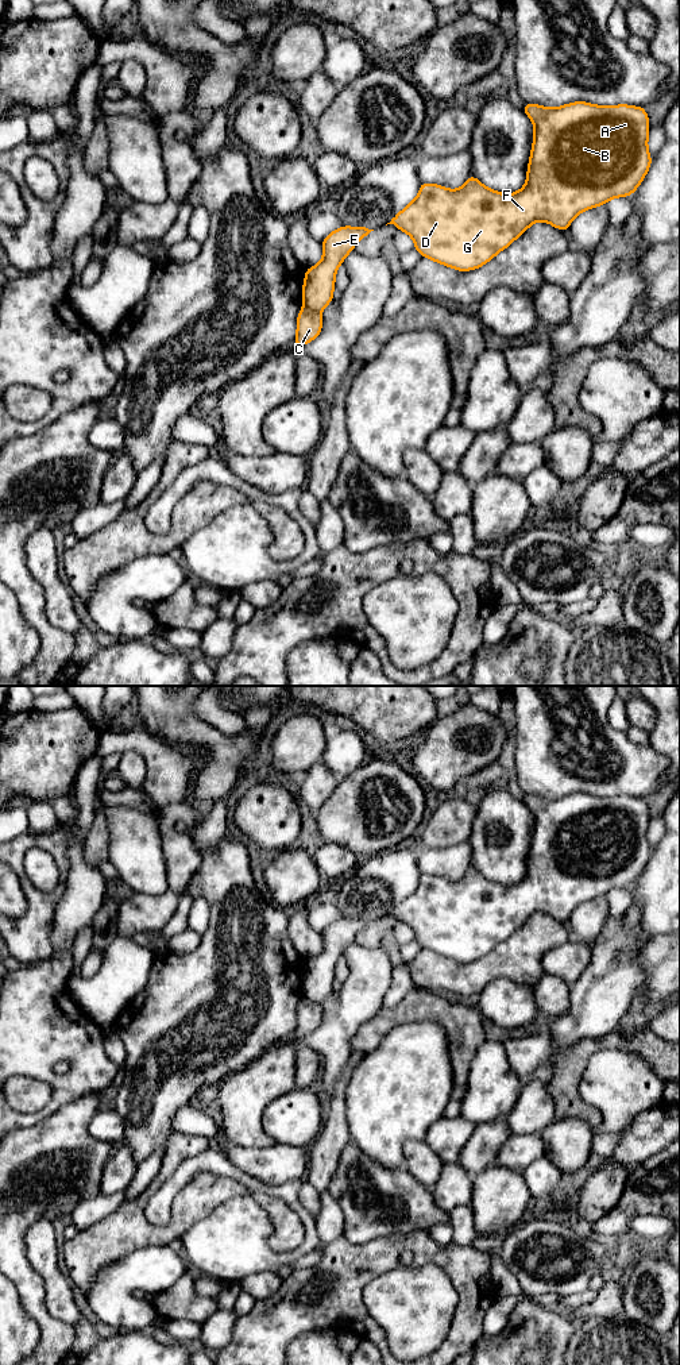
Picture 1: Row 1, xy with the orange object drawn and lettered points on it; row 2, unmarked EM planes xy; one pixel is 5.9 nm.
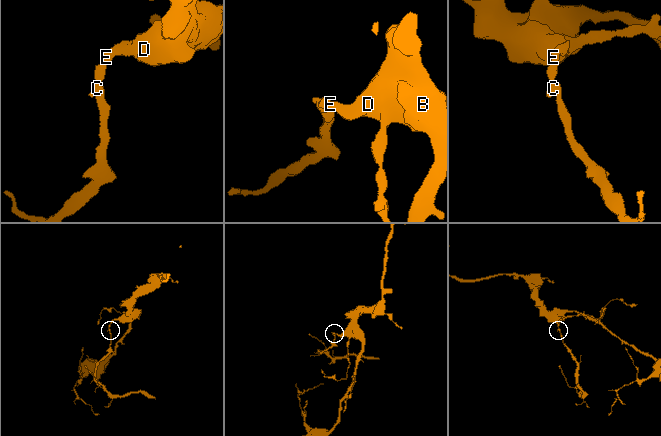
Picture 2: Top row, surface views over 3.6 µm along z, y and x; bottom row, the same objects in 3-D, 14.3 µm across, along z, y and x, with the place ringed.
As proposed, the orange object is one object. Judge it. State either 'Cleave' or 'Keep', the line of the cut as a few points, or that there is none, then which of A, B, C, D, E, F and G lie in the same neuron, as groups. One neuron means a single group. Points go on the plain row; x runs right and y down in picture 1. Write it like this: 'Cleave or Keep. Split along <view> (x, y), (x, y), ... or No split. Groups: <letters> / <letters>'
Cleave. Split along xy (305, 997), (319, 1003). Groups: A B D E F G / C

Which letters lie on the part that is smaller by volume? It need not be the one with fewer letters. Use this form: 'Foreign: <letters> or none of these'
Foreign: C

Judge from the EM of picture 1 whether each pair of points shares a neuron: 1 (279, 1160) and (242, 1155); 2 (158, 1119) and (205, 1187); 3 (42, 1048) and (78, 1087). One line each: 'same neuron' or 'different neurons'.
1: same neuron
2: different neurons
3: same neuron

